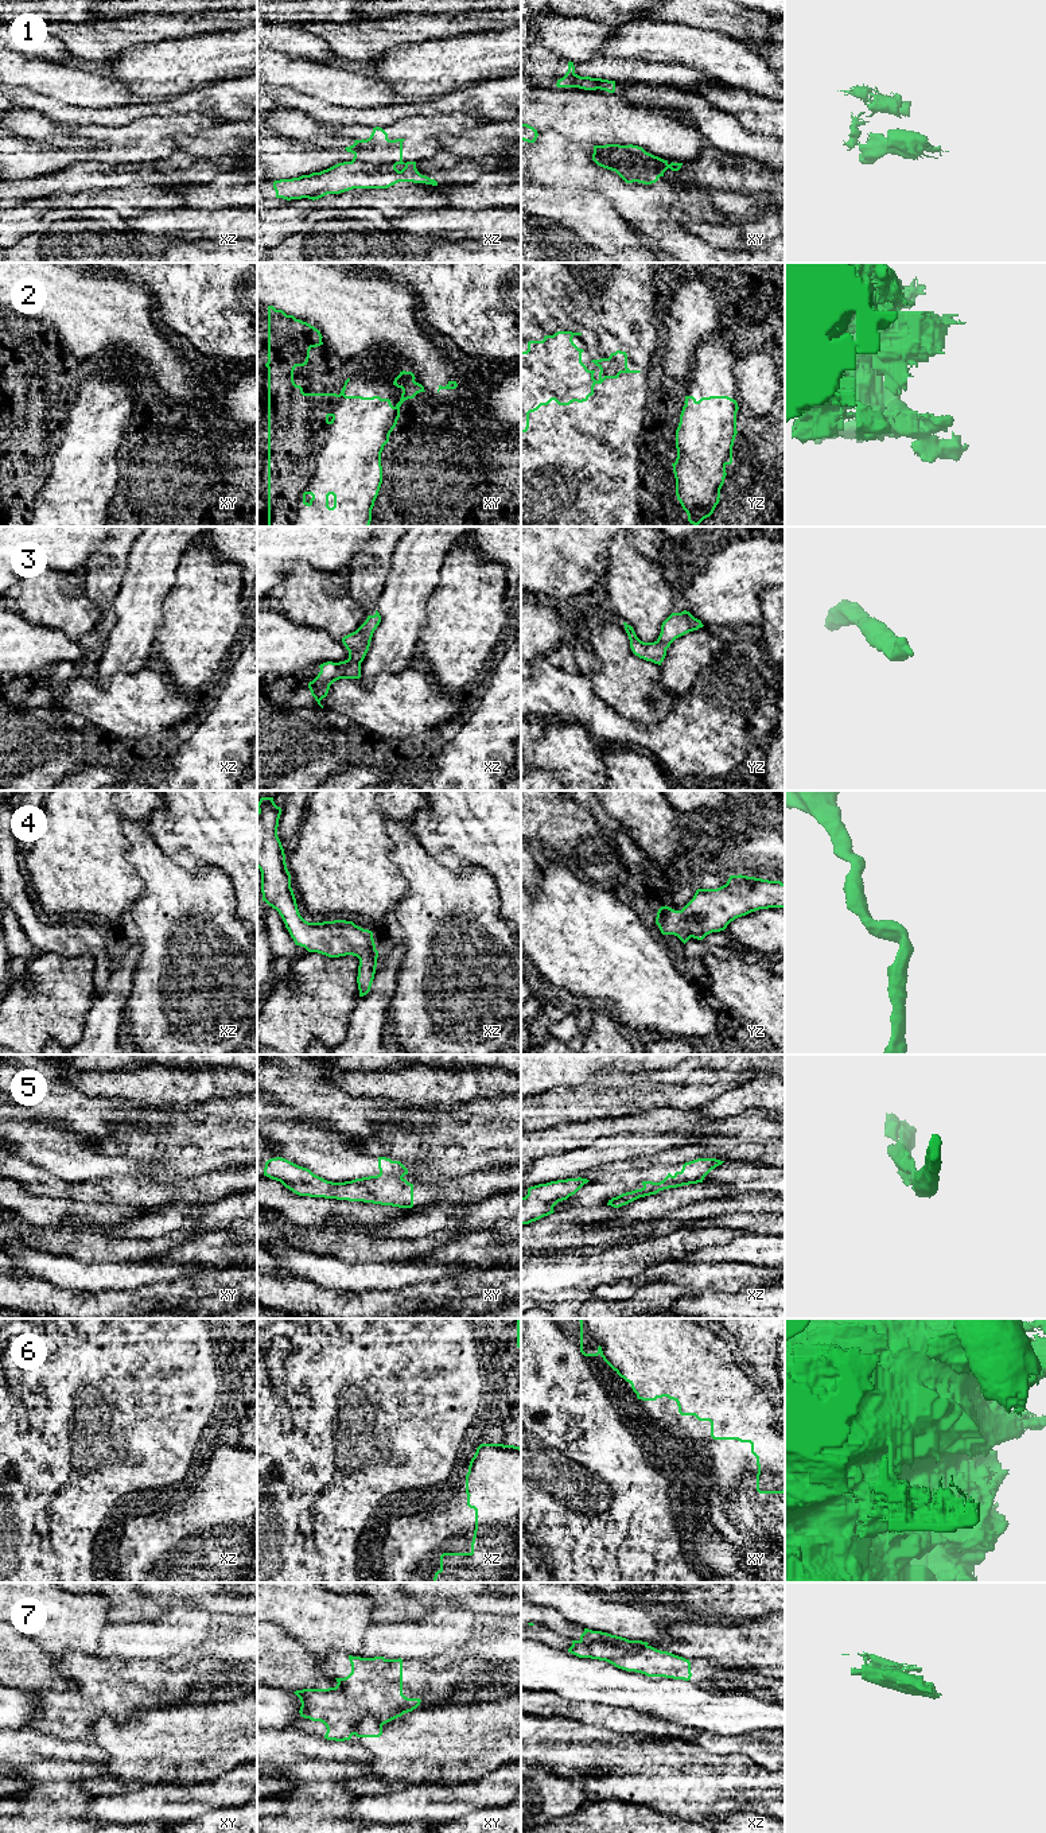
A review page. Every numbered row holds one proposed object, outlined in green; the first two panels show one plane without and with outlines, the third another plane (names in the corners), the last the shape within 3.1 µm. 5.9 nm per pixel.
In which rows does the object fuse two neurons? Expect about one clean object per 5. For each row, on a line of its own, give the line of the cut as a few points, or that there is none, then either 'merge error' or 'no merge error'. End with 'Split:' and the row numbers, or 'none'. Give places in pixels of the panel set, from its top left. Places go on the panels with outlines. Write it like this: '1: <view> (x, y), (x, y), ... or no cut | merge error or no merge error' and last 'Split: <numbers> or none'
1: xy (594, 150), (611, 160), (625, 160), (637, 181) | merge error
2: xy (338, 395), (337, 404), (347, 410), (374, 402), (384, 445) | merge error
3: no cut | no merge error
4: no cut | no merge error
5: xy (380, 1172), (401, 1177) | merge error
6: xz (471, 1463), (427, 1515), (405, 1509), (388, 1523), (395, 1549) | merge error
7: xz (580, 1639), (607, 1641), (632, 1651), (646, 1646) | merge error
Split: 1, 2, 5, 6, 7

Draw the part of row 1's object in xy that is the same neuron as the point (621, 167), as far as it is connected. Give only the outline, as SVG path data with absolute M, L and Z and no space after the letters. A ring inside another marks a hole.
M594 151L592 154L592 160L607 170L615 171L626 183L633 183L637 182L634 179L634 174L631 172L631 168L627 163L627 160L615 160L611 162L608 159L604 159L600 154L598 154L596 151Z

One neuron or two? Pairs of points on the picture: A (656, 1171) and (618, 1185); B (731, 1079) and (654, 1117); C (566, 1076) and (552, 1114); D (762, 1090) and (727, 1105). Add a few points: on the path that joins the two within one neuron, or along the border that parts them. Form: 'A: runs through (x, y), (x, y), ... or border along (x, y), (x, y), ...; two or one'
A: runs through (646, 1177), (628, 1180); one
B: border along (668, 1106), (676, 1110); two
C: border along (593, 1074), (584, 1083), (556, 1086), (535, 1094); two
D: runs through (754, 1094), (735, 1102); one

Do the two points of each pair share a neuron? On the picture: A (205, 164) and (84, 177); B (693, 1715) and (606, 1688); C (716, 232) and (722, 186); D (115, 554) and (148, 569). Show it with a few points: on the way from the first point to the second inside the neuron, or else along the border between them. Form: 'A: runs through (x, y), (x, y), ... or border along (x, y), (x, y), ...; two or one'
A: runs through (175, 171), (113, 175); one
B: runs through (672, 1700), (628, 1689); one
C: border along (727, 217), (733, 221); two
D: border along (135, 540), (119, 590); two

